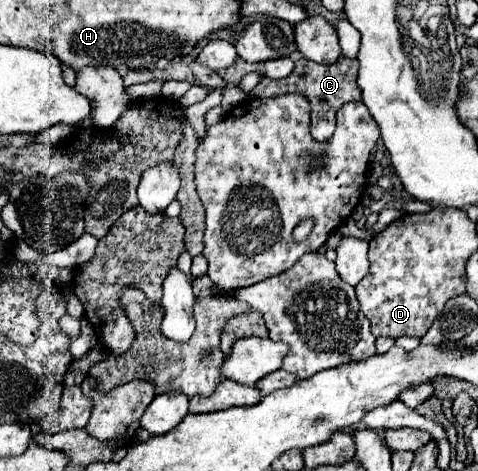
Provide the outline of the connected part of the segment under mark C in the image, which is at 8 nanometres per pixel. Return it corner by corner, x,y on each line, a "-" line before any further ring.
340,57
338,63
334,65
320,65
310,59
300,59
296,61
296,69
292,71
290,77
284,79
268,79
262,77
260,83
250,91
250,97
276,97
276,95
286,95
286,93
302,93
308,97
310,107
312,107
312,137
316,141
328,141
328,137
334,133
336,127
336,113
338,109
348,103
348,101
360,101
360,89
356,85
356,73
358,73
358,61

